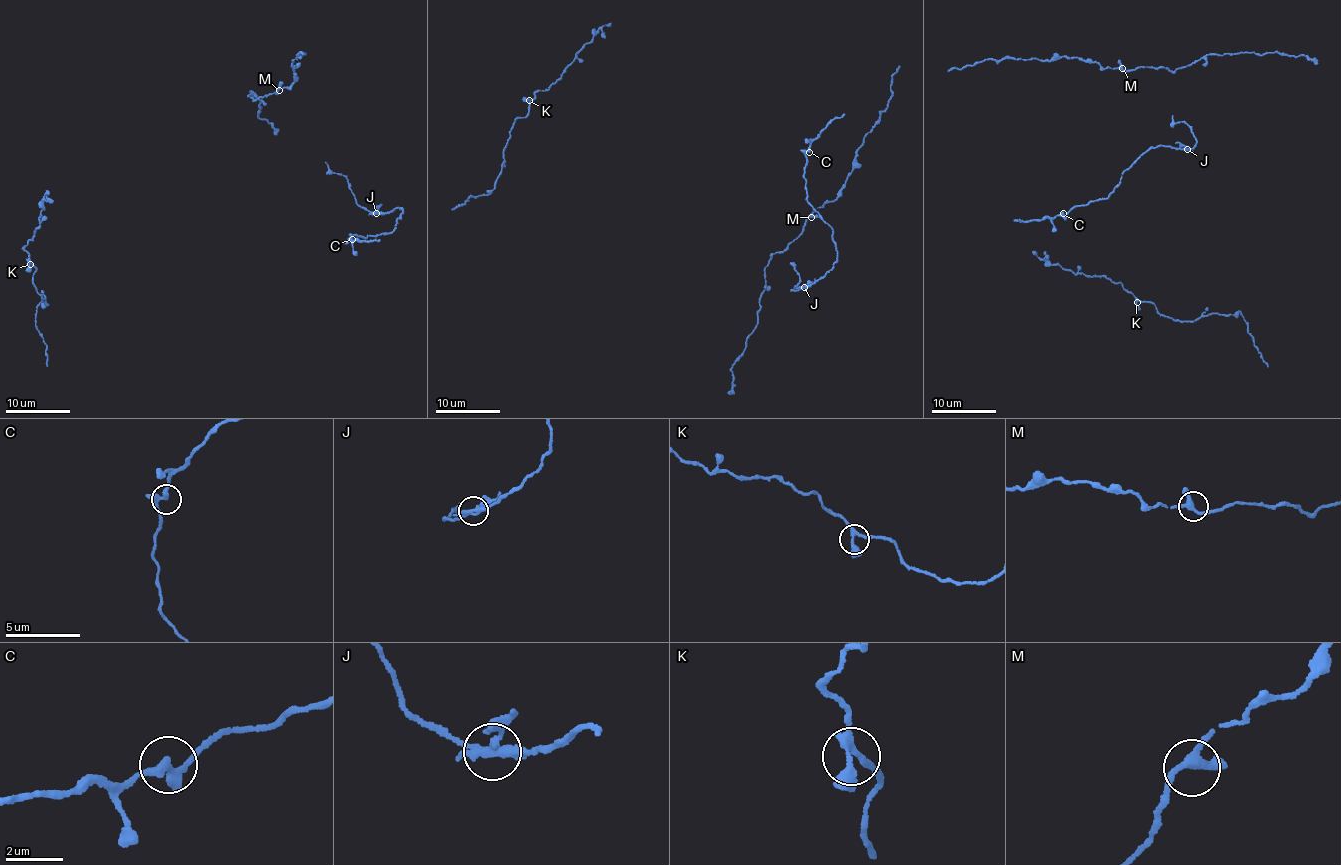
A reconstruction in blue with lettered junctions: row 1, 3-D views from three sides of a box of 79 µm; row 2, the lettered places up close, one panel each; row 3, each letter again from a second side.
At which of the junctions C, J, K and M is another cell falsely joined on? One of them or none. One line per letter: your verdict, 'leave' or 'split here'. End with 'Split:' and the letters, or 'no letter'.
C: leave
J: split here
K: leave
M: leave
Split: J

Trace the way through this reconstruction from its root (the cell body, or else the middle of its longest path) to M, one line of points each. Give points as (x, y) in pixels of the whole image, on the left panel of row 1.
M: (253, 101), (276, 93), (279, 90)

